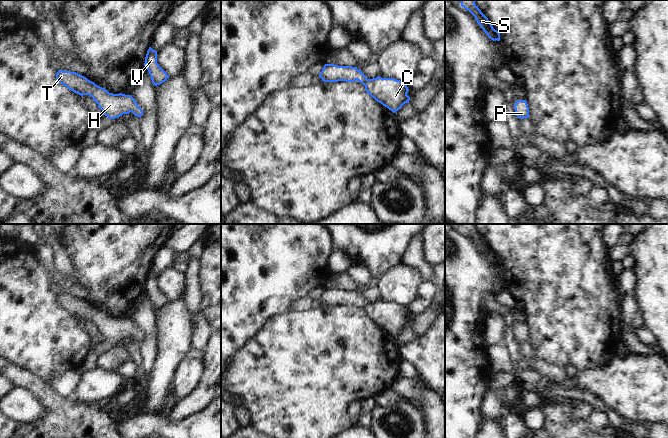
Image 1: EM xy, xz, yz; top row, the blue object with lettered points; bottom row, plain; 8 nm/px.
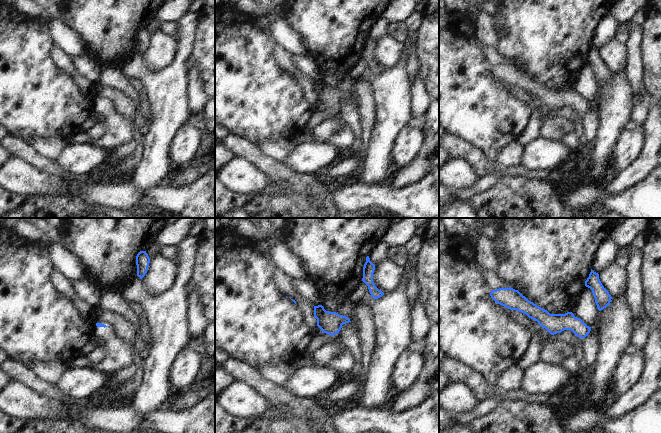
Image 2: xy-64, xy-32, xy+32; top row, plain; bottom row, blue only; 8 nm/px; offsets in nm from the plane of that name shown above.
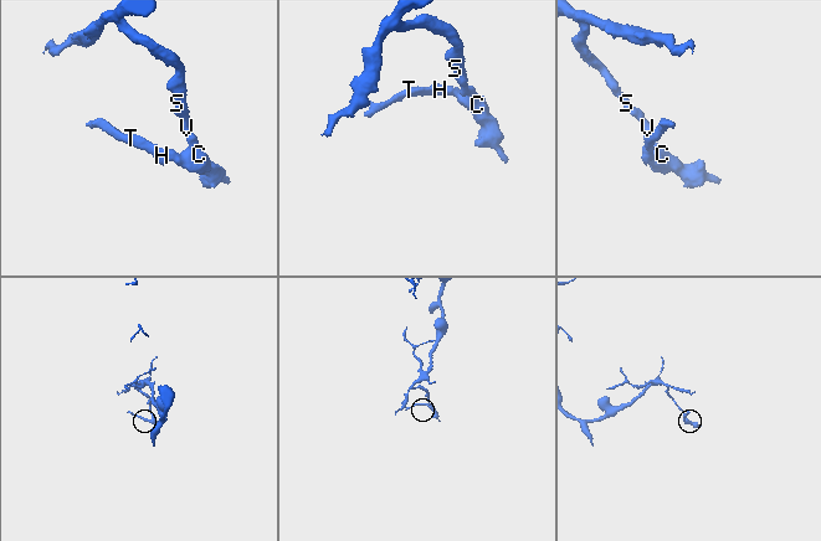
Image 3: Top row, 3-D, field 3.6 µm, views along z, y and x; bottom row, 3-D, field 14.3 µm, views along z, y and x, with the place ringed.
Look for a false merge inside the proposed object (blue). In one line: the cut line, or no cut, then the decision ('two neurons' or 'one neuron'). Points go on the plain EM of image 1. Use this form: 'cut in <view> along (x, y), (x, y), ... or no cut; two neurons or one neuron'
no cut; one neuron

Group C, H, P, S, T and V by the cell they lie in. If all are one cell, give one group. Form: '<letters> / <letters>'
C H P S T V

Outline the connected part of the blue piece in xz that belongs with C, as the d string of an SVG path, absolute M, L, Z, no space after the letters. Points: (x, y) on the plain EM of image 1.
M325 288L319 301L324 306L354 306L357 304L365 310L366 316L371 321L393 337L398 335L405 327L409 327L410 324L407 319L409 315L407 306L380 300L367 303L357 291Z

